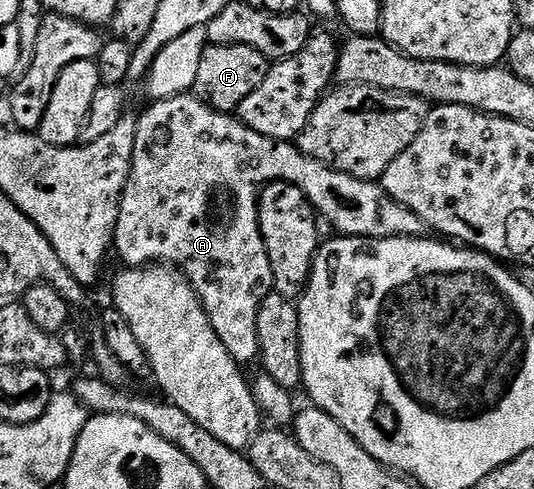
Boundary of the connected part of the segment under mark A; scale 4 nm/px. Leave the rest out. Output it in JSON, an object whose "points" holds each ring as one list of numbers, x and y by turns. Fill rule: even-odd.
{"points":[[181,95,178,97,167,97,165,101,152,101,149,109,145,111,136,121,136,138,134,139,134,155,132,156,132,170,128,176,128,182,124,188,124,193,120,197,120,214,116,220,116,232,114,234,115,252,120,252,120,257,128,267,148,267,153,263,163,263,168,267,175,267,179,272,187,277,196,294,200,296,200,301,204,304,206,315,226,351,235,361,247,363,255,362,260,355,260,344,258,343,258,311,262,295,267,294,273,288,272,268,265,256,264,243,260,239,260,210,258,208,258,187,273,181,285,181,291,185,296,185,304,192,306,199,314,207,320,205,336,205,336,229,337,234,350,237,419,237,425,232,424,220,418,215,414,215,405,207,399,205,393,197,389,197,377,182,354,179,354,175,346,175,337,169,331,169,329,165,323,165,318,159,307,157,301,153,295,143,290,141,275,141,266,135,258,135,250,127,246,127,239,116,230,113,219,113,217,109,211,109,206,103,202,103,194,95]]}

